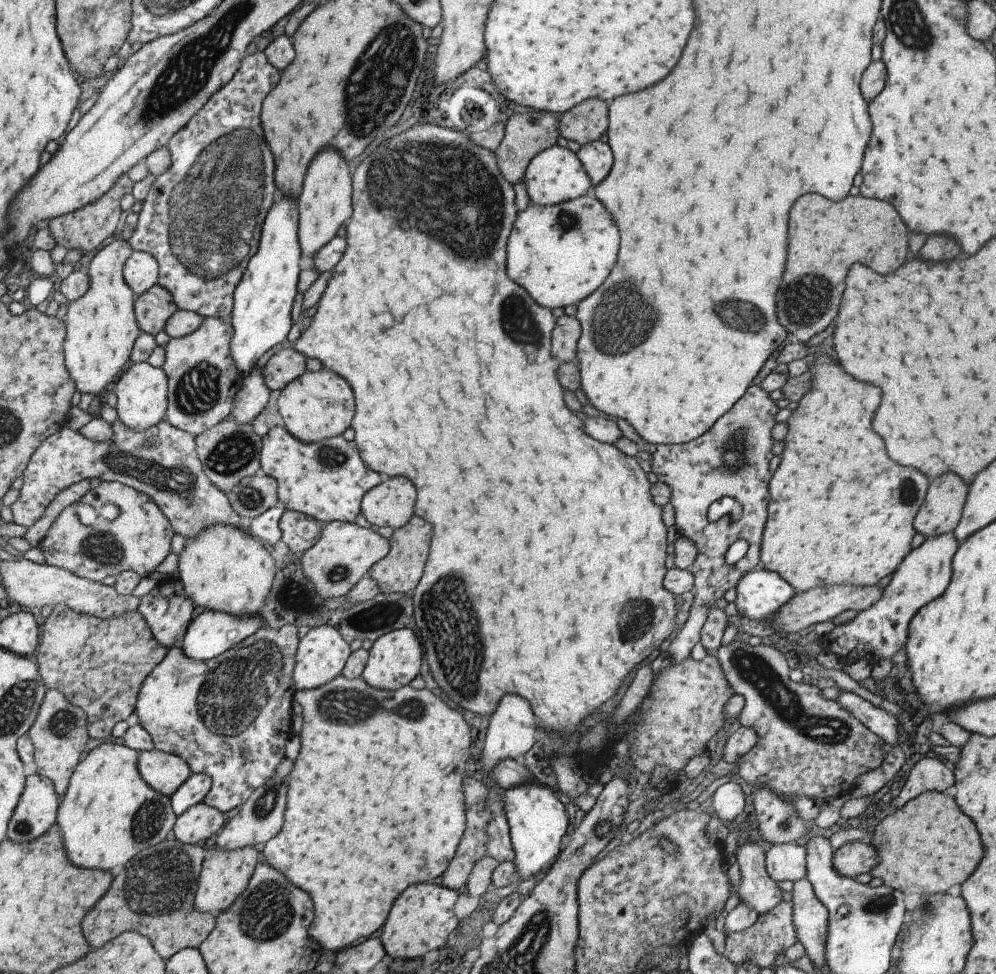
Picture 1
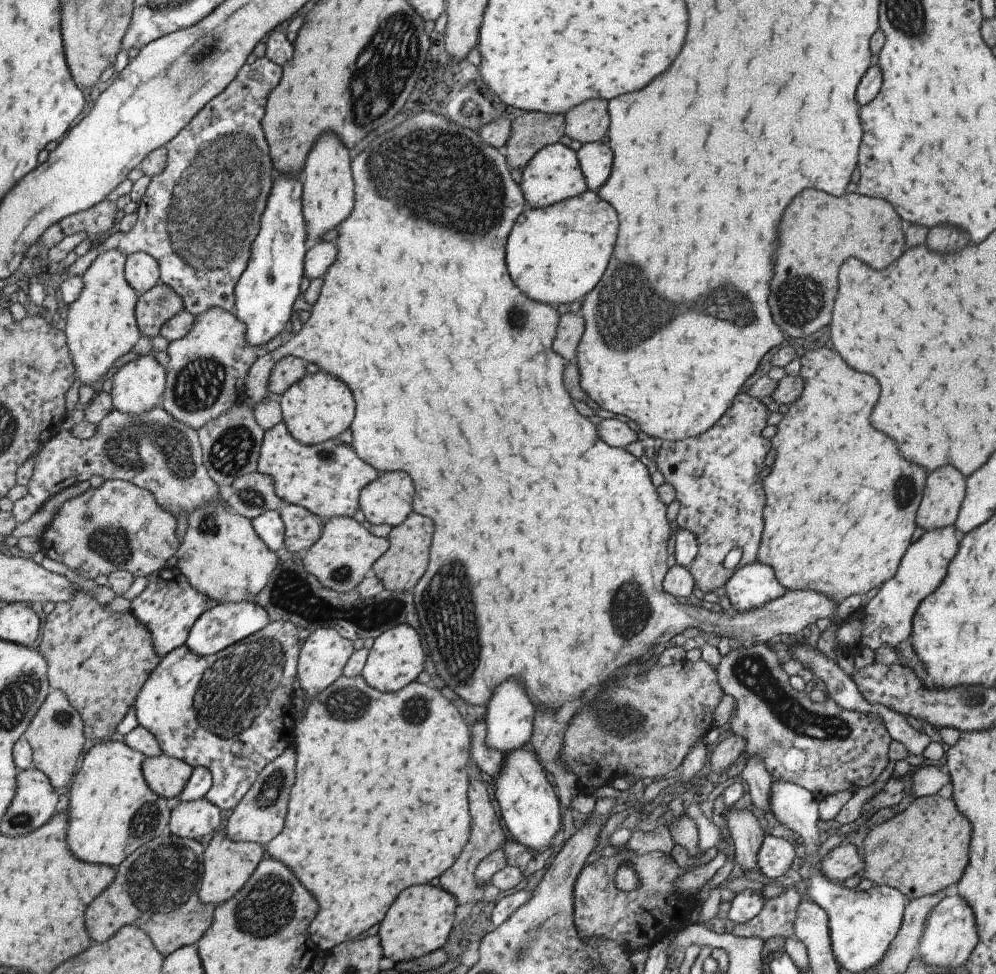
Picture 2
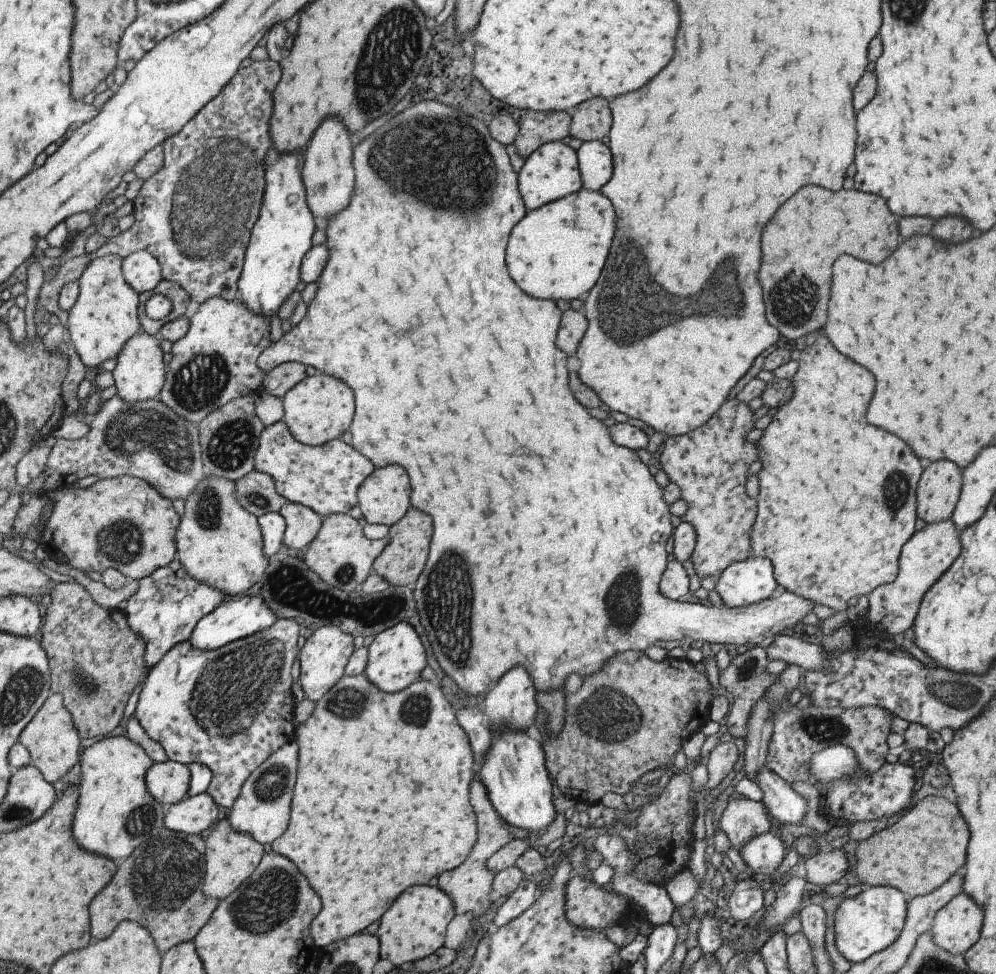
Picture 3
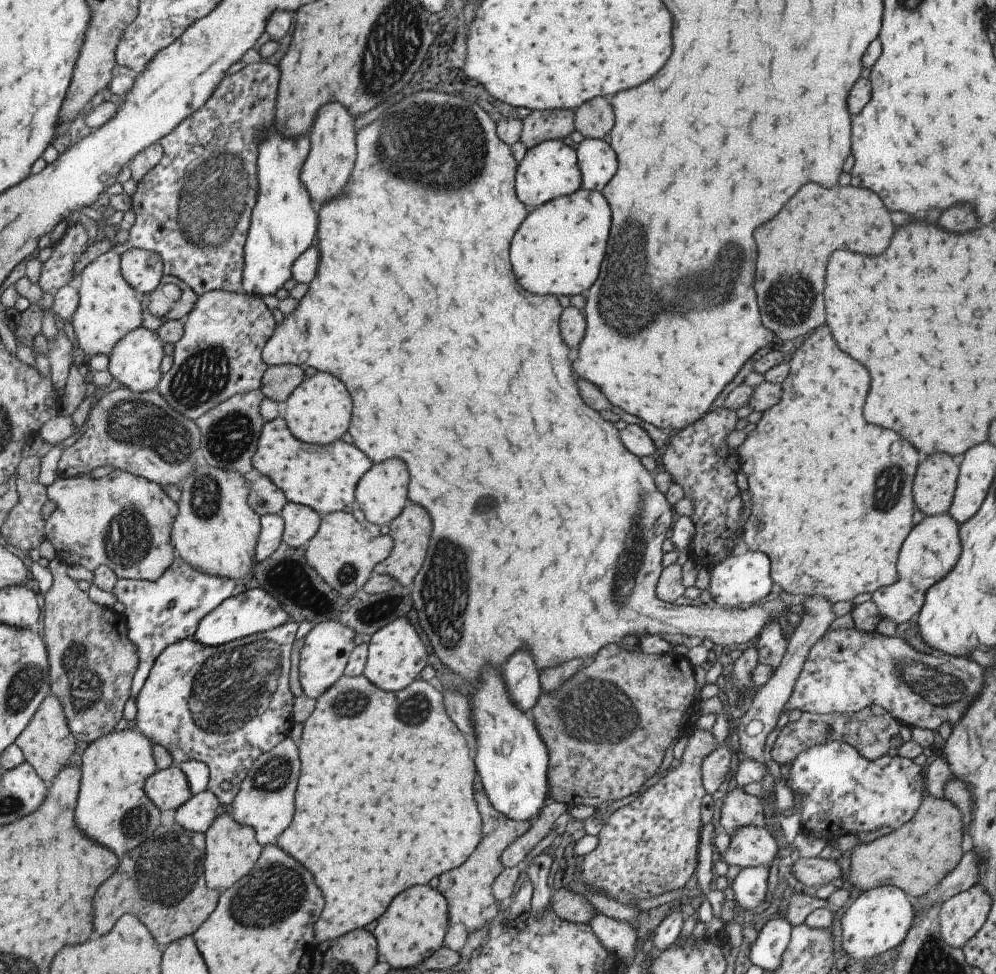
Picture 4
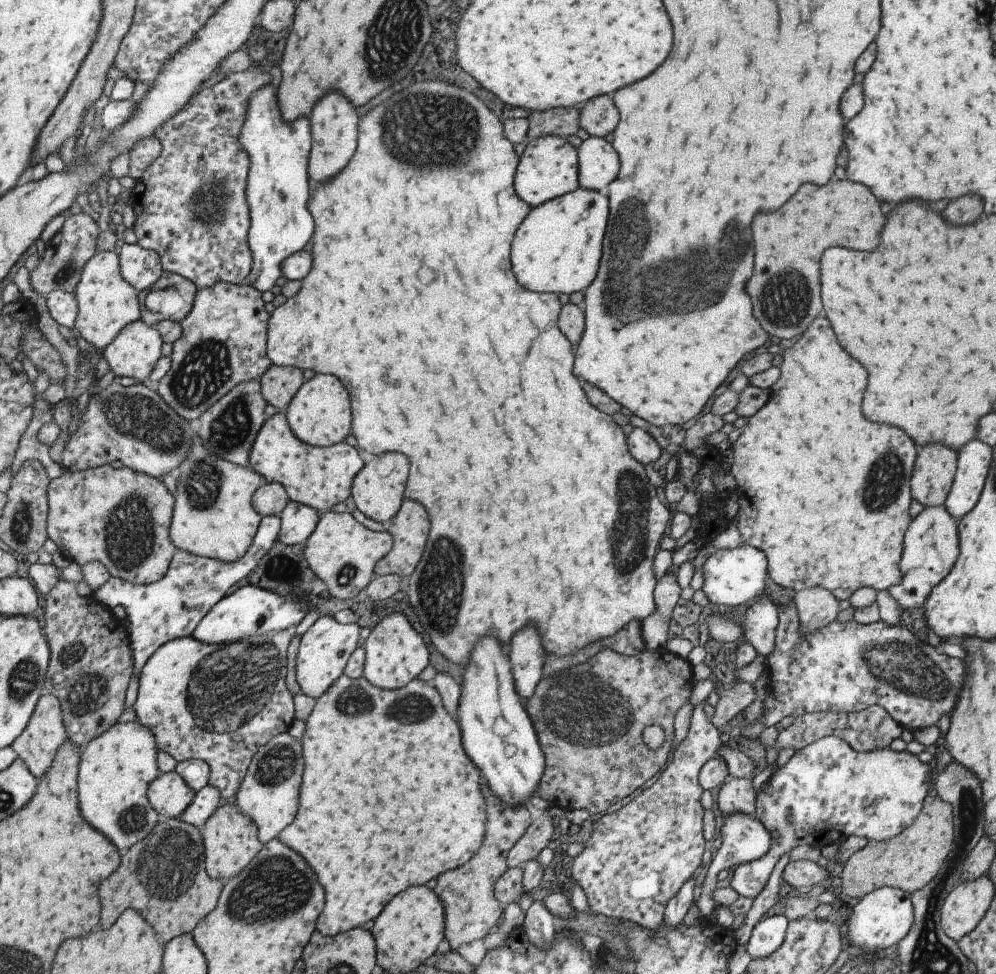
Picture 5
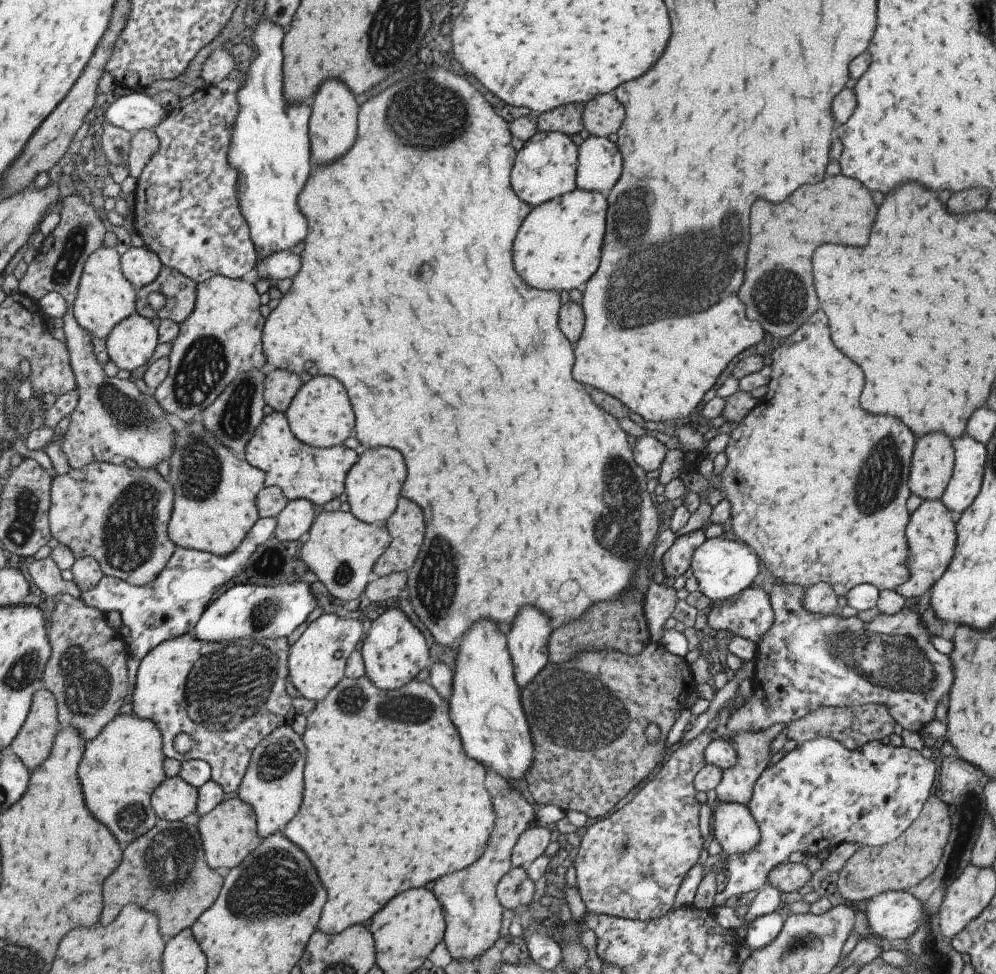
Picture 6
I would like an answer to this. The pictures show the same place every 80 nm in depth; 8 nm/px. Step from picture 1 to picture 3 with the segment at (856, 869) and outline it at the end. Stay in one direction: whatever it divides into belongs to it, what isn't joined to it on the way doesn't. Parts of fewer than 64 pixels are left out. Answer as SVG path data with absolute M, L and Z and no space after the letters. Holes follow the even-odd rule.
M834 849L828 853L817 853L802 863L805 869L804 879L807 882L826 886L837 882L847 868L847 860L842 850Z

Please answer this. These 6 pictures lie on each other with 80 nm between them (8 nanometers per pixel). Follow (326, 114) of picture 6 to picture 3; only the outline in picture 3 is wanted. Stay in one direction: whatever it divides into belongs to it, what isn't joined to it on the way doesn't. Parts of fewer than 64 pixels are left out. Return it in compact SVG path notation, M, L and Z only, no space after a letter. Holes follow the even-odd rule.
M325 118L313 132L309 144L304 148L304 161L300 177L304 184L306 203L315 218L328 219L336 215L349 202L354 183L352 148L345 126L337 118Z

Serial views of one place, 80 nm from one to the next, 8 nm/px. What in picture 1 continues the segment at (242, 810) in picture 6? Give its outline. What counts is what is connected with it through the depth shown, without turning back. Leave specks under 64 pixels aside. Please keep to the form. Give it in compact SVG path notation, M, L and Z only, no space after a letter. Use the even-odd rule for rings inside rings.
M247 845L224 851L212 846L204 850L196 893L194 894L194 907L199 912L206 912L214 916L223 912L236 899L236 896L244 891L245 885L259 861L259 847Z

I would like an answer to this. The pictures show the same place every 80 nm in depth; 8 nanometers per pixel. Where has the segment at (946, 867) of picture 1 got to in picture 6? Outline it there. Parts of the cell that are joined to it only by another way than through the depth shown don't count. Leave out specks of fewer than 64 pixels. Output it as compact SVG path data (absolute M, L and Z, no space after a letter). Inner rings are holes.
M936 793L928 796L919 816L893 840L880 847L857 847L838 871L833 889L845 900L867 900L885 891L906 891L921 882L937 866L950 832L947 805Z

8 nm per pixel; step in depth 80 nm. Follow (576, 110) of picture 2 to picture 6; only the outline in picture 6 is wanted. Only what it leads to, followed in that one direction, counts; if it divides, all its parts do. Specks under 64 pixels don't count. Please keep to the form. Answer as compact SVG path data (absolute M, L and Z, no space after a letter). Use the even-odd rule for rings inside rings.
M611 94L597 95L583 105L582 125L590 135L607 137L623 122L623 108Z

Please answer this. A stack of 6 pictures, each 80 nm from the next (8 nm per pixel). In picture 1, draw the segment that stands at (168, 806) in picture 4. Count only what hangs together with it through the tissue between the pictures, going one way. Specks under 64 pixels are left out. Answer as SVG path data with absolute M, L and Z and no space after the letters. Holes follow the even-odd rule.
M155 748L138 752L136 767L145 784L166 797L173 794L191 774L187 763L179 756Z

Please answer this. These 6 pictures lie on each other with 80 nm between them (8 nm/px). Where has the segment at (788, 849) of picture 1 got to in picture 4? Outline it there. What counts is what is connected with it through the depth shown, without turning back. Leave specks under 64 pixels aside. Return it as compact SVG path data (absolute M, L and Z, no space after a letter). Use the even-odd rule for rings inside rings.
M745 825L732 832L727 849L718 858L722 858L729 867L743 868L762 864L770 868L776 853L776 843L764 826Z

